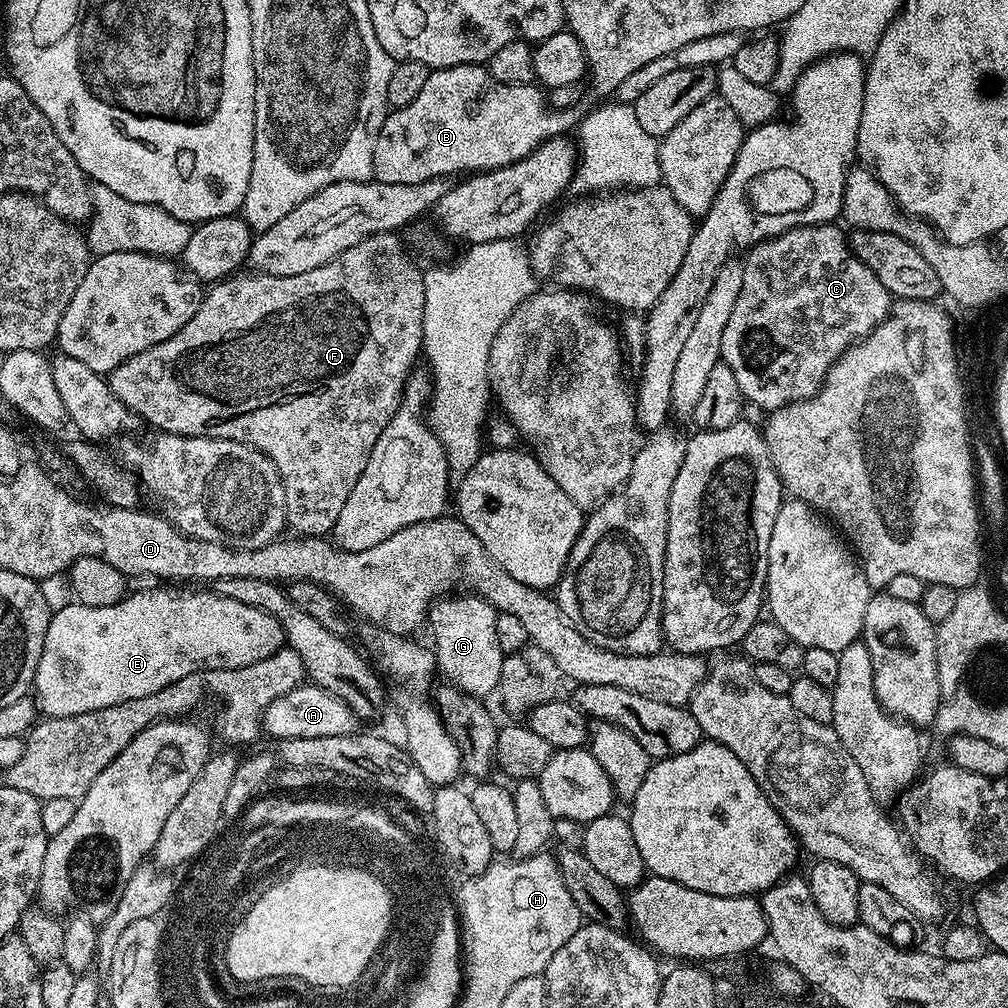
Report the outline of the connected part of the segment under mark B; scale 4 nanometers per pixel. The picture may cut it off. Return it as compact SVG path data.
M463 64L429 71L418 98L414 98L410 106L391 109L385 118L382 130L378 134L378 142L374 142L373 177L382 184L417 184L439 176L452 178L455 177L455 172L475 174L510 166L526 158L538 145L547 140L571 133L571 128L573 131L598 104L595 91L588 90L580 103L569 108L554 108L546 99L545 93L536 92L536 88L535 83L498 82L490 75L487 67L478 64Z

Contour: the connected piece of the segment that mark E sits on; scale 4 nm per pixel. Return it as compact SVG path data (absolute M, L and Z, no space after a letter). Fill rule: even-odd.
M162 587L166 588L144 588L133 596L125 595L114 606L82 606L70 602L51 613L34 688L34 699L45 717L106 710L134 698L146 698L191 672L250 666L285 647L284 627L276 617L260 608L246 606L246 602L224 598L210 590L175 592L172 589L175 587Z

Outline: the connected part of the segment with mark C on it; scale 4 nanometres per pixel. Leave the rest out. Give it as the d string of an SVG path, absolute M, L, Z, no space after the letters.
M830 223L791 228L790 231L784 232L781 236L764 240L762 243L747 249L745 256L748 257L743 257L742 294L738 294L738 302L734 302L734 310L730 313L730 322L726 322L726 330L722 333L720 359L726 366L730 366L730 370L734 370L734 378L738 381L738 390L742 390L745 401L749 405L757 404L760 408L775 410L784 408L787 404L794 404L798 400L809 400L824 385L832 363L857 340L869 336L892 311L894 303L892 293L886 290L886 286L882 286L882 282L878 282L876 275L864 265L863 260L854 255L846 232L844 236L843 230L836 227L835 223Z

